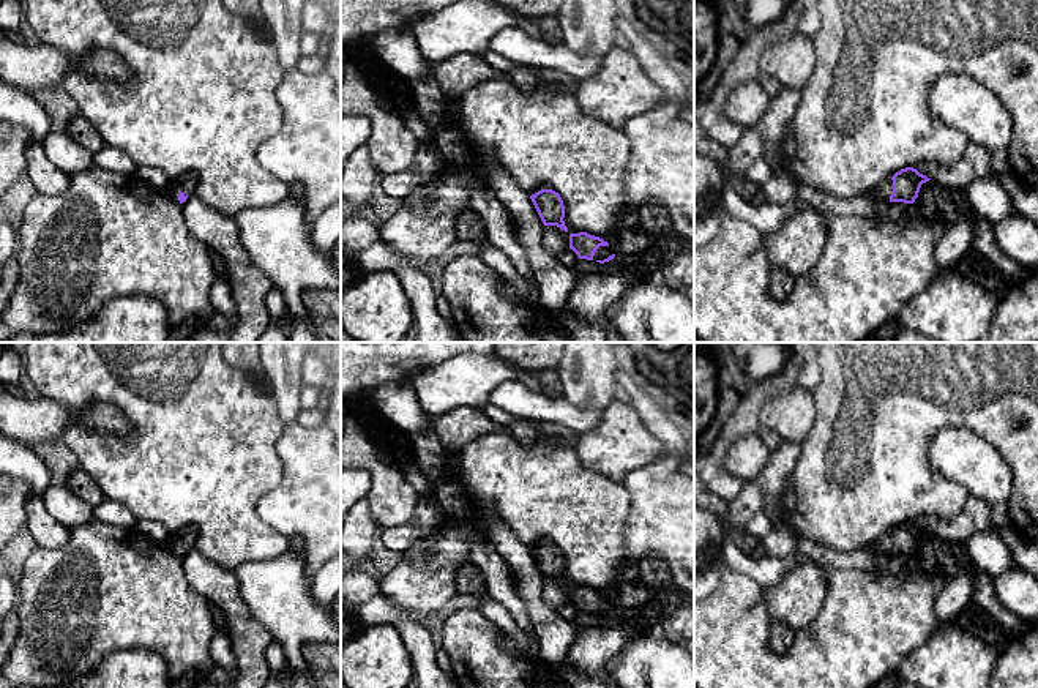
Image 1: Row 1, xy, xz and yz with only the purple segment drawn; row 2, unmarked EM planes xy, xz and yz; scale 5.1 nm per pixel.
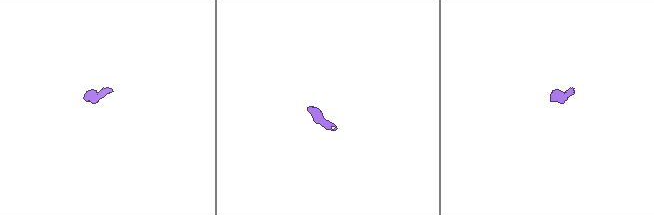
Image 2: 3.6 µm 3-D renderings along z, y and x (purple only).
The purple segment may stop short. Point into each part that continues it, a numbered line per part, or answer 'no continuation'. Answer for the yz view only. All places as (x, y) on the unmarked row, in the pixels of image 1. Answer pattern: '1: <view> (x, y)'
1: yz (884, 543)

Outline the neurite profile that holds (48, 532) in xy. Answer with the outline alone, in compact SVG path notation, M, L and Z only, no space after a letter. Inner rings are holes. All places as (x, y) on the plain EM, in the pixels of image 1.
M33 499L27 505L27 525L38 546L43 548L65 546L71 530L54 519L39 499Z

